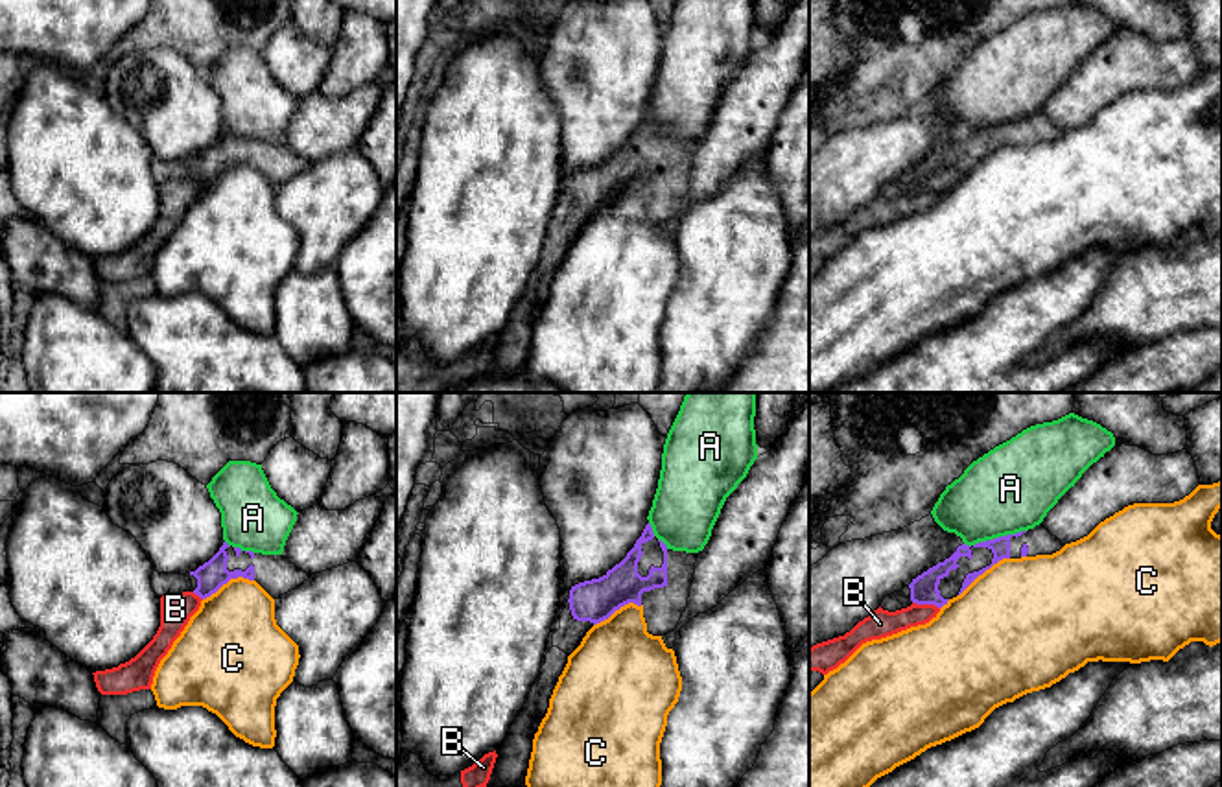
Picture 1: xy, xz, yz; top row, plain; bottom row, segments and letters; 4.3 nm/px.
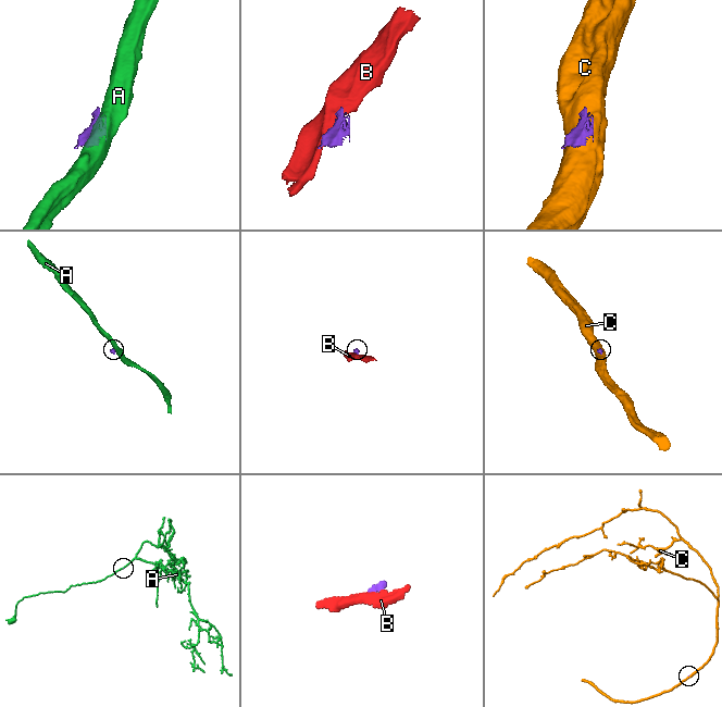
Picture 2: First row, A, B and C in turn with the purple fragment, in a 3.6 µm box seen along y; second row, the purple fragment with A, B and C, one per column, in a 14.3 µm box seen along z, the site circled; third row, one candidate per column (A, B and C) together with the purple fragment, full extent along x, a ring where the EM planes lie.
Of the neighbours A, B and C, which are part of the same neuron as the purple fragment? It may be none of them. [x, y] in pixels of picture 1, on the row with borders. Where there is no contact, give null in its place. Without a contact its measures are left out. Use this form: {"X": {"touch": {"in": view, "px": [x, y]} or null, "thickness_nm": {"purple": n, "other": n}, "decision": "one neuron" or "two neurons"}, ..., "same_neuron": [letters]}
{"A": {"touch": {"in": "yz", "px": [999, 537]}, "thickness_nm": {"purple": 80, "other": 380}, "decision": "two neurons"}, "B": {"touch": {"in": "yz", "px": [926, 603]}, "thickness_nm": {"purple": 130, "other": 120}, "decision": "two neurons"}, "C": {"touch": {"in": "xy", "px": [227, 581]}, "thickness_nm": {"purple": 120, "other": 400}, "decision": "two neurons"}, "same_neuron": []}

